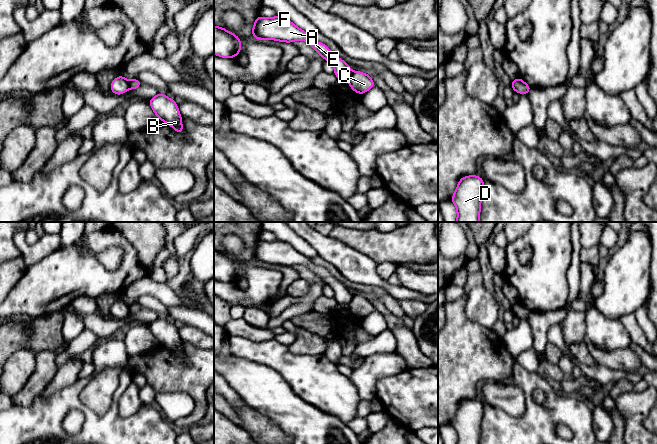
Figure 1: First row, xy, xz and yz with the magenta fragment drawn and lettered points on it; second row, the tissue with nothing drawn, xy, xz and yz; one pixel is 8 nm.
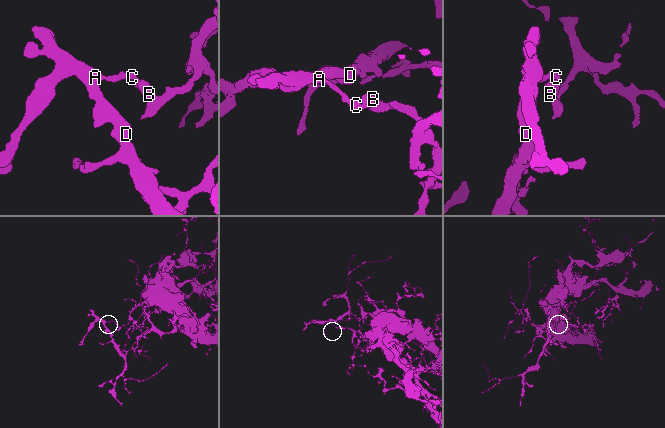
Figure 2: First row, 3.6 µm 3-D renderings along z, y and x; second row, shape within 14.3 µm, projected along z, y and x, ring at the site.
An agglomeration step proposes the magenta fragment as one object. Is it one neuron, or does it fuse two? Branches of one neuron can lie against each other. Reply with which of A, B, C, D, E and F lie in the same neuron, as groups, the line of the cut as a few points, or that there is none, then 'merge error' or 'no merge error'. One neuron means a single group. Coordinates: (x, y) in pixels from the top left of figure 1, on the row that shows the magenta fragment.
A D E F / B C | xy (127, 81), (129, 88) | merge error

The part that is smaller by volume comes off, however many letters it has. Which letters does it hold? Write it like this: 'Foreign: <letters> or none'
Foreign: A, D, E, F

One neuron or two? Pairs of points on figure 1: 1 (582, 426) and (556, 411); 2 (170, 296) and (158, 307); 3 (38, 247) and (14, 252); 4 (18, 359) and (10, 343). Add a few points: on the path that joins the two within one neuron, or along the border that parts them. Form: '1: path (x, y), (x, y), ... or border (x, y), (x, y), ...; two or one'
1: path (576, 420), (567, 411), (562, 411); one
2: border (138, 297), (141, 295), (153, 295), (167, 307); two
3: border (14, 232), (13, 243), (21, 254); two
4: border (36, 355), (27, 348), (19, 348), (10, 356); two

